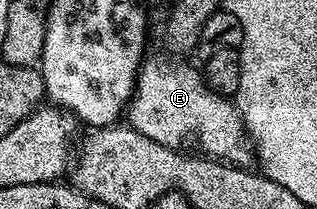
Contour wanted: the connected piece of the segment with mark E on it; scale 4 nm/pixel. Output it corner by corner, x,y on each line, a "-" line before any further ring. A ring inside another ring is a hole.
158,54
147,55
138,70
137,85
130,101
127,104
126,120
129,127
134,128
138,133
160,142
161,145
168,145
170,148
181,147
186,140
196,140
205,155
213,159
219,159
225,163
235,166
246,166
253,161
253,145
246,134
243,126
242,116
237,111
237,105
229,98
214,92
208,86
205,75
169,55
160,56

